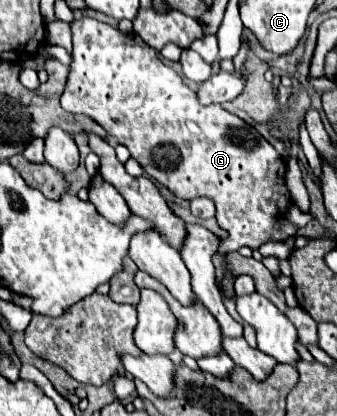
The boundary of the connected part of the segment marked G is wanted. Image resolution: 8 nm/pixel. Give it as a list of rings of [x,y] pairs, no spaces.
[[[93,18],[75,20],[71,24],[71,32],[73,62],[61,106],[67,112],[91,116],[107,130],[109,136],[129,148],[131,158],[143,166],[149,178],[167,186],[177,198],[211,198],[215,202],[217,224],[229,232],[227,240],[221,242],[221,252],[235,252],[243,246],[257,250],[265,242],[283,242],[297,236],[299,228],[285,218],[291,206],[291,194],[285,186],[285,160],[253,126],[235,114],[229,114],[221,106],[199,104],[197,94],[181,80],[181,76],[165,66],[157,52],[141,42],[133,32],[123,34]]]

